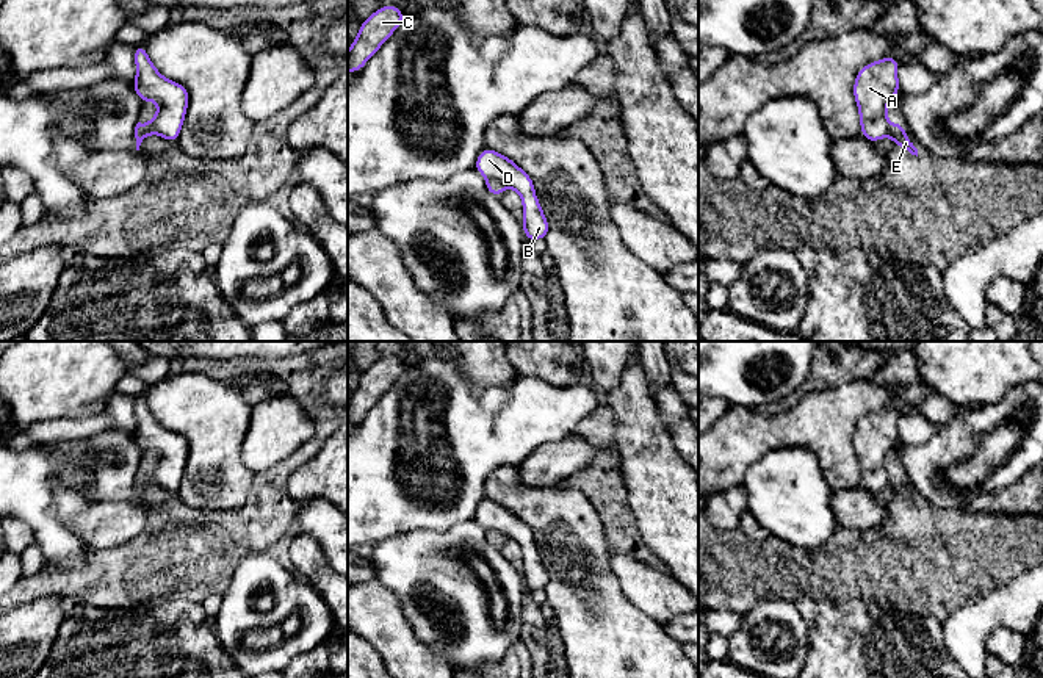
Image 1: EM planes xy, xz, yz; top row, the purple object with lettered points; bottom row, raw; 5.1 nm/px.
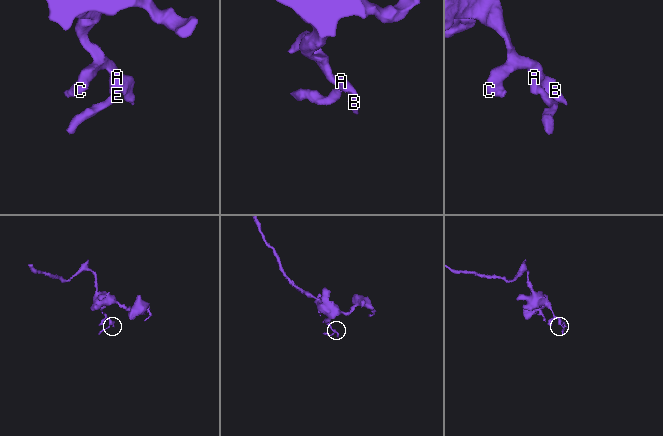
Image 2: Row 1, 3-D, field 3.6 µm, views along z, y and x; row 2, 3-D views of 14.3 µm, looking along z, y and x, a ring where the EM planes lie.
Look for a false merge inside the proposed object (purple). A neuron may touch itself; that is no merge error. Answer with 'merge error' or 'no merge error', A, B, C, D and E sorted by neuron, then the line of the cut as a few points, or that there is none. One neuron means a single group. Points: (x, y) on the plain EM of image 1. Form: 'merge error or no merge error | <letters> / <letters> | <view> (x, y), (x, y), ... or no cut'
merge error | A B C D / E | xz (487, 528), (498, 530), (506, 536)

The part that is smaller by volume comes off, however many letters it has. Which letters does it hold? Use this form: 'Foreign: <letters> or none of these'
Foreign: E

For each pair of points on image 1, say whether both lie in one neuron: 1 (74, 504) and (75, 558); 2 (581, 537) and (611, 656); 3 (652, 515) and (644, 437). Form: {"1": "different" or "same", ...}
{"1": "same", "2": "same", "3": "same"}

